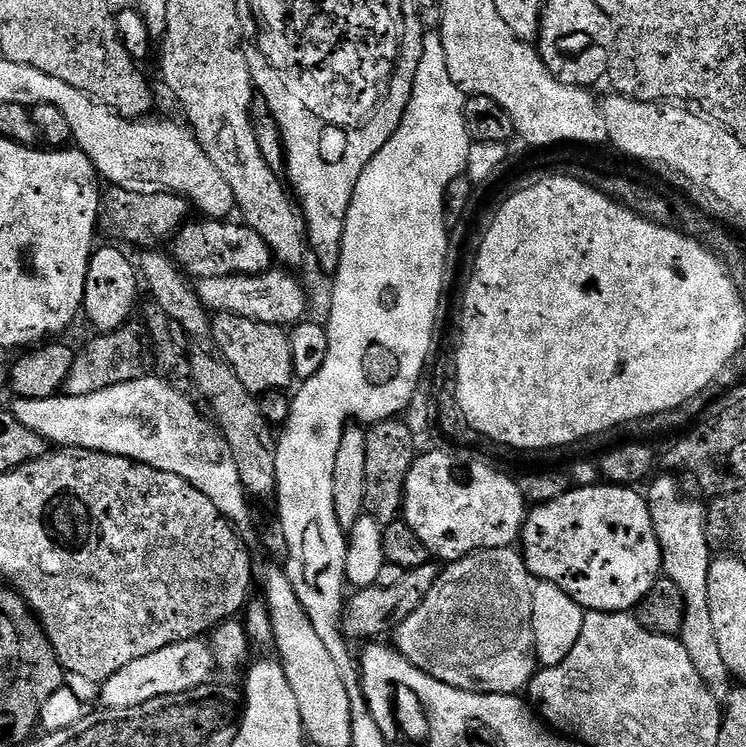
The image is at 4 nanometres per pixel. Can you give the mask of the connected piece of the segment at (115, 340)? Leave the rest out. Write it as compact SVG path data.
M136 322L123 324L113 332L93 335L93 340L77 351L74 366L68 375L63 391L69 396L98 394L110 386L122 386L122 382L134 382L150 368L150 345Z

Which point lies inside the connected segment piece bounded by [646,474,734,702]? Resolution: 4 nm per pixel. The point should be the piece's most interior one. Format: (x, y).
(679, 523)

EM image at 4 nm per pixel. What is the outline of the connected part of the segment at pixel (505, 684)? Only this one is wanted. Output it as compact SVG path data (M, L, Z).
M515 547L483 548L441 567L430 594L422 598L422 606L396 627L394 647L418 670L438 682L446 682L446 686L478 694L515 696L527 689L538 671L533 618L534 577L523 555Z

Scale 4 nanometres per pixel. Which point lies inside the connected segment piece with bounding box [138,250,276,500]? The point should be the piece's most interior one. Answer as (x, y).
(236, 410)

